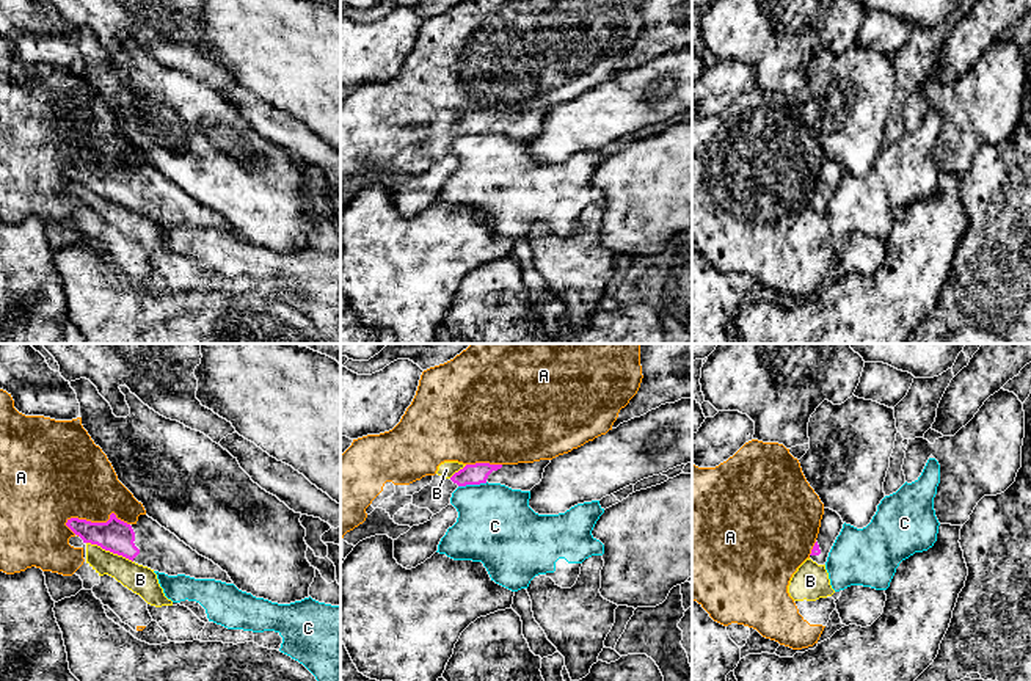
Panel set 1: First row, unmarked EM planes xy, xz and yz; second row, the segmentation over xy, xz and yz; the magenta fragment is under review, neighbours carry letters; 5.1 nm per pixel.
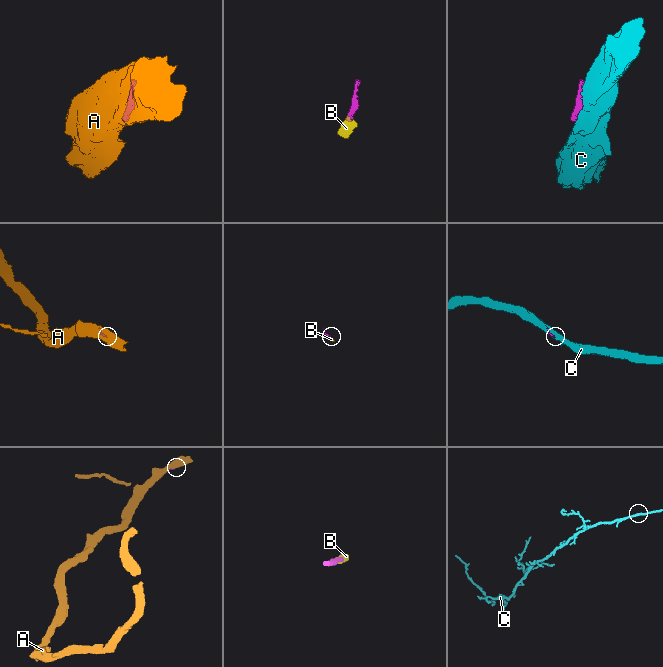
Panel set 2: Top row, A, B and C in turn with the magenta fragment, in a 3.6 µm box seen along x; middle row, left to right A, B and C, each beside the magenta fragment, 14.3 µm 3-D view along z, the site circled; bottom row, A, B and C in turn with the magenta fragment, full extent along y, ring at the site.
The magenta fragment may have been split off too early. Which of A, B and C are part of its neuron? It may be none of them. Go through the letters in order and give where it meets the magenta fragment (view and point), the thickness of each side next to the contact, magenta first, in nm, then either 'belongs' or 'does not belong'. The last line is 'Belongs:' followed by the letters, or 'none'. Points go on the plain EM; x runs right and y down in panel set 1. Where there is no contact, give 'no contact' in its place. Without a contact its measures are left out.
A: xy (98, 171) | 170/380 nm | does not belong
B: xy (110, 200) | 170/150 nm | does not belong
C: xz (473, 132) | 110/400 nm | does not belong
Belongs: none

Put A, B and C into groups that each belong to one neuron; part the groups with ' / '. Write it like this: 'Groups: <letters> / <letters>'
Groups: A / B / C

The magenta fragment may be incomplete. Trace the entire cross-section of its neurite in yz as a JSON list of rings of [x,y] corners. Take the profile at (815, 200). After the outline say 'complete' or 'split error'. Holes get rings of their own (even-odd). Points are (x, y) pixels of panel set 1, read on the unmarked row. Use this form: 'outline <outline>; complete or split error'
outline [[[824,157],[819,182],[810,202],[813,210],[818,213],[825,213],[829,201],[840,184],[843,173],[844,171],[836,160]]]; split error

